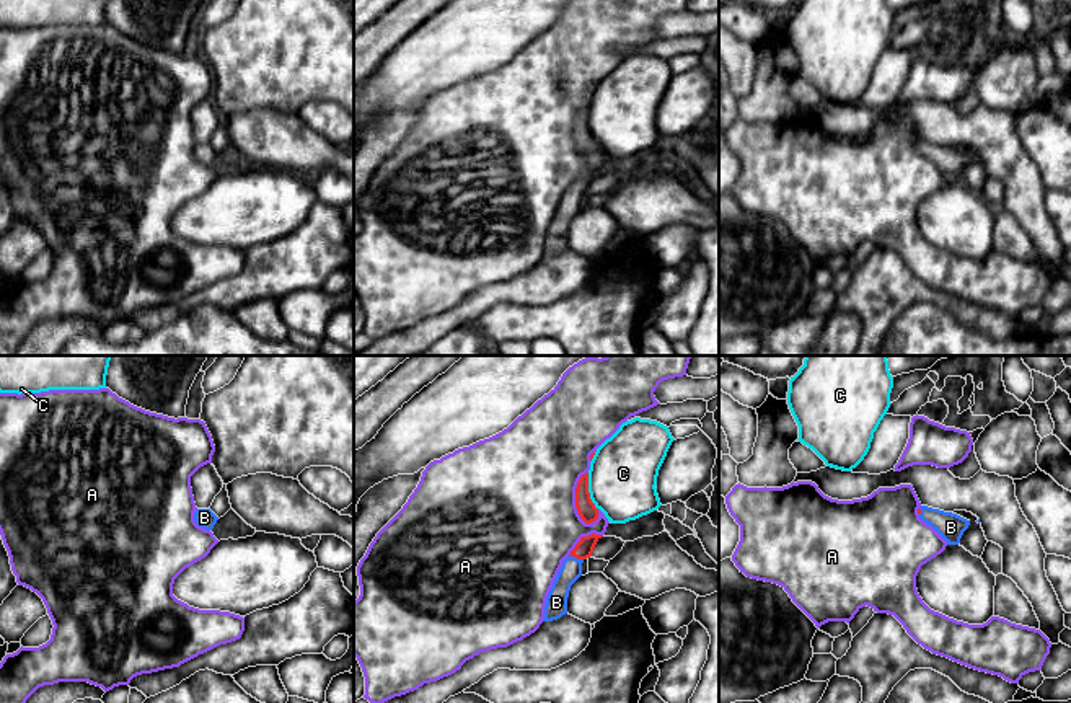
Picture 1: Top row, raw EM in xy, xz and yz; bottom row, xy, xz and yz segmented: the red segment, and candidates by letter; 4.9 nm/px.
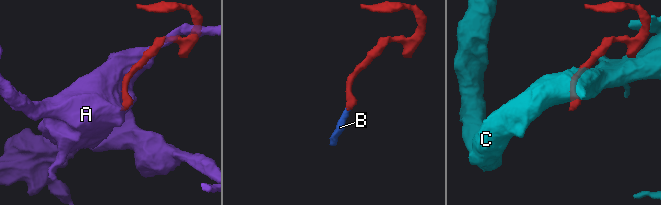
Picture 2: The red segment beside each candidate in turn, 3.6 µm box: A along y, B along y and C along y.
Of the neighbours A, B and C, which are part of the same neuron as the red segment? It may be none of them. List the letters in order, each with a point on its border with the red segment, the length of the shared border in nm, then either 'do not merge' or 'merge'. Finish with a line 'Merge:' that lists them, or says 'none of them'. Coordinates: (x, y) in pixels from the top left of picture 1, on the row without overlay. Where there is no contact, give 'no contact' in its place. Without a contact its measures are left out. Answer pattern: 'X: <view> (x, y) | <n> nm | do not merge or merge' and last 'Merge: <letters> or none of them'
A: xz (576, 134) | 260 nm | do not merge
B: xz (576, 191) | 80 nm | merge
C: xz (587, 126) | 190 nm | do not merge
Merge: B

